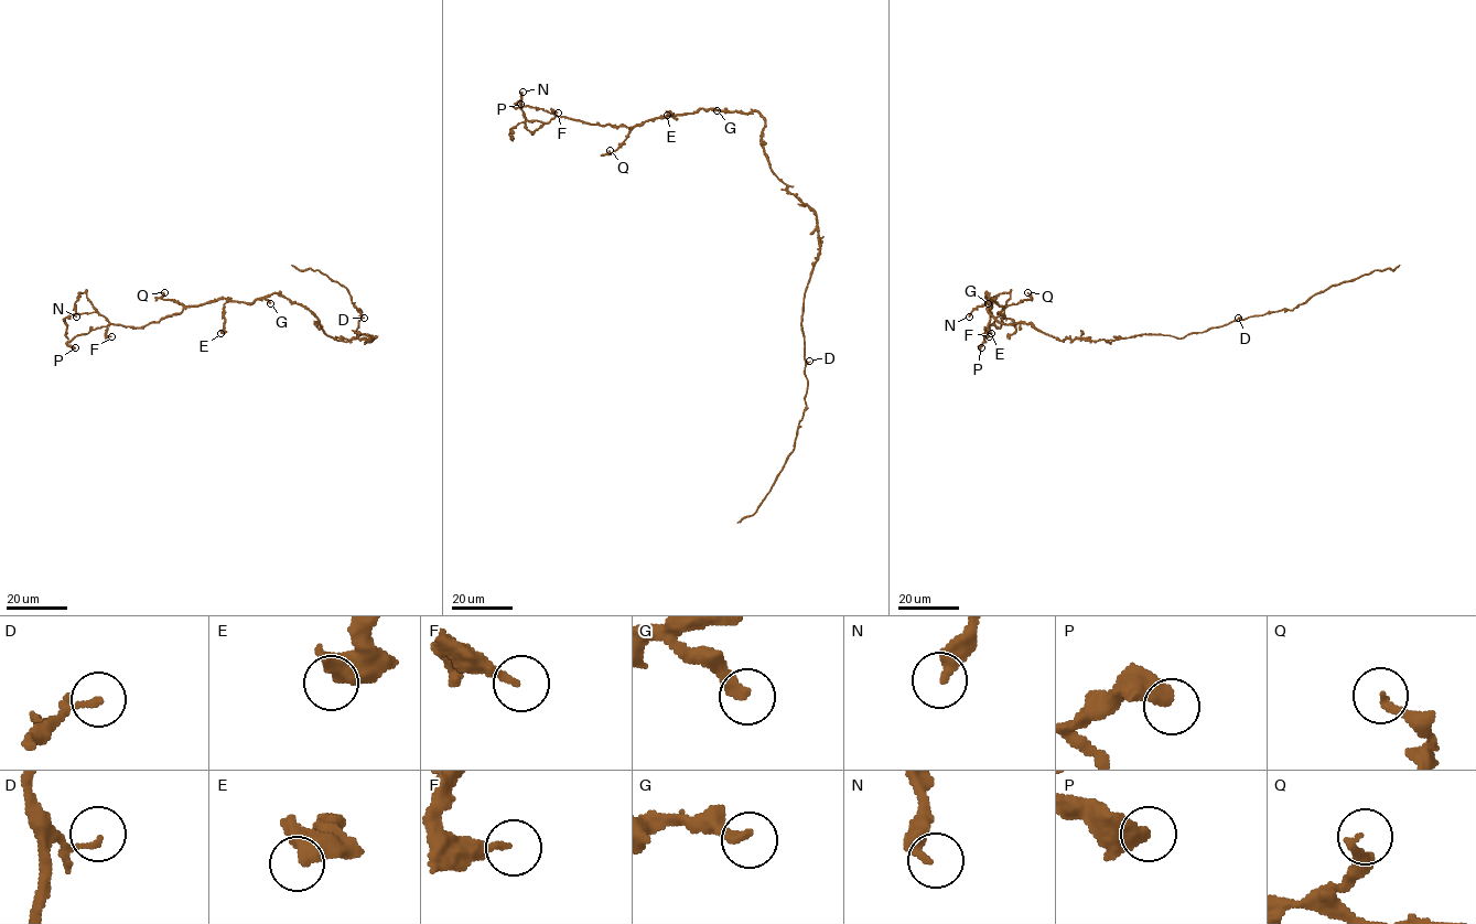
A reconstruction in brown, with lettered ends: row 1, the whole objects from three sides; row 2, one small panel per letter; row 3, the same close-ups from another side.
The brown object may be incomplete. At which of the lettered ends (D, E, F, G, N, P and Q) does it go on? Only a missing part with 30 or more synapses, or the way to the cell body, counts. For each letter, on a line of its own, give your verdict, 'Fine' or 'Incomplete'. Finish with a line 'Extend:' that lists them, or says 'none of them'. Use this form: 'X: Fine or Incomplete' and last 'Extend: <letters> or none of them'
D: Fine
E: Fine
F: Fine
G: Fine
N: Fine
P: Fine
Q: Fine
Extend: none of them

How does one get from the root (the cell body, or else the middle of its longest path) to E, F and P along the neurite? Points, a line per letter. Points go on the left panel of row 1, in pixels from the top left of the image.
E: (336, 340), (316, 324), (319, 320), (308, 308), (275, 293), (250, 303), (227, 301), (221, 333)
F: (336, 340), (308, 308), (275, 293), (250, 303), (211, 300), (140, 328), (109, 324), (106, 334), (111, 336)
P: (336, 340), (308, 308), (272, 293), (211, 300), (140, 328), (108, 324), (75, 335), (75, 347)

